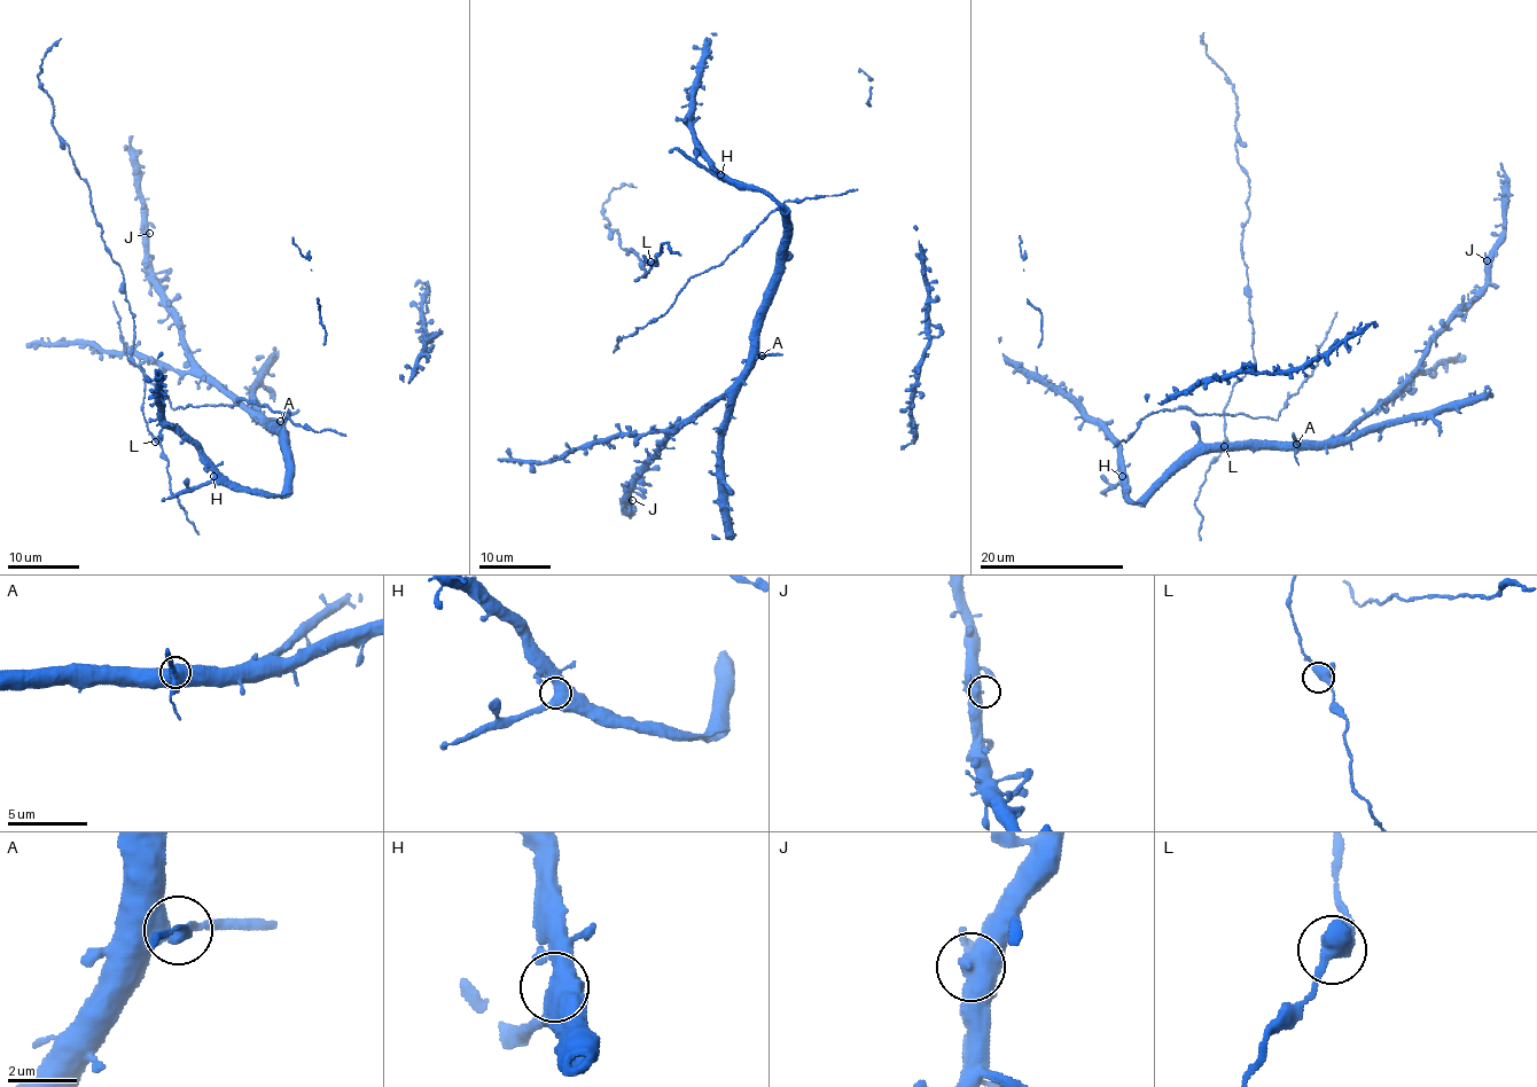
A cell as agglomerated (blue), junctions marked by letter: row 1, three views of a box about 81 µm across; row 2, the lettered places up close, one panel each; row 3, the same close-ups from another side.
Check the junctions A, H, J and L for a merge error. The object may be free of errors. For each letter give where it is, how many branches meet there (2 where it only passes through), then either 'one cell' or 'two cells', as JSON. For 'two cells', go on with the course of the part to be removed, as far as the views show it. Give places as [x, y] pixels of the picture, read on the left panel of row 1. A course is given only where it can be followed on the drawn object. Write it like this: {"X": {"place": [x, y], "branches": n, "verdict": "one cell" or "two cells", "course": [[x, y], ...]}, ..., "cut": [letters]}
{"A": {"place": [280, 421], "branches": 3, "verdict": "two cells", "course": [[280, 421], [283, 433], [279, 443]]}, "H": {"place": [213, 476], "branches": 3, "verdict": "one cell"}, "J": {"place": [149, 233], "branches": 2, "verdict": "one cell"}, "L": {"place": [155, 442], "branches": 3, "verdict": "one cell"}, "cut": ["A"]}

